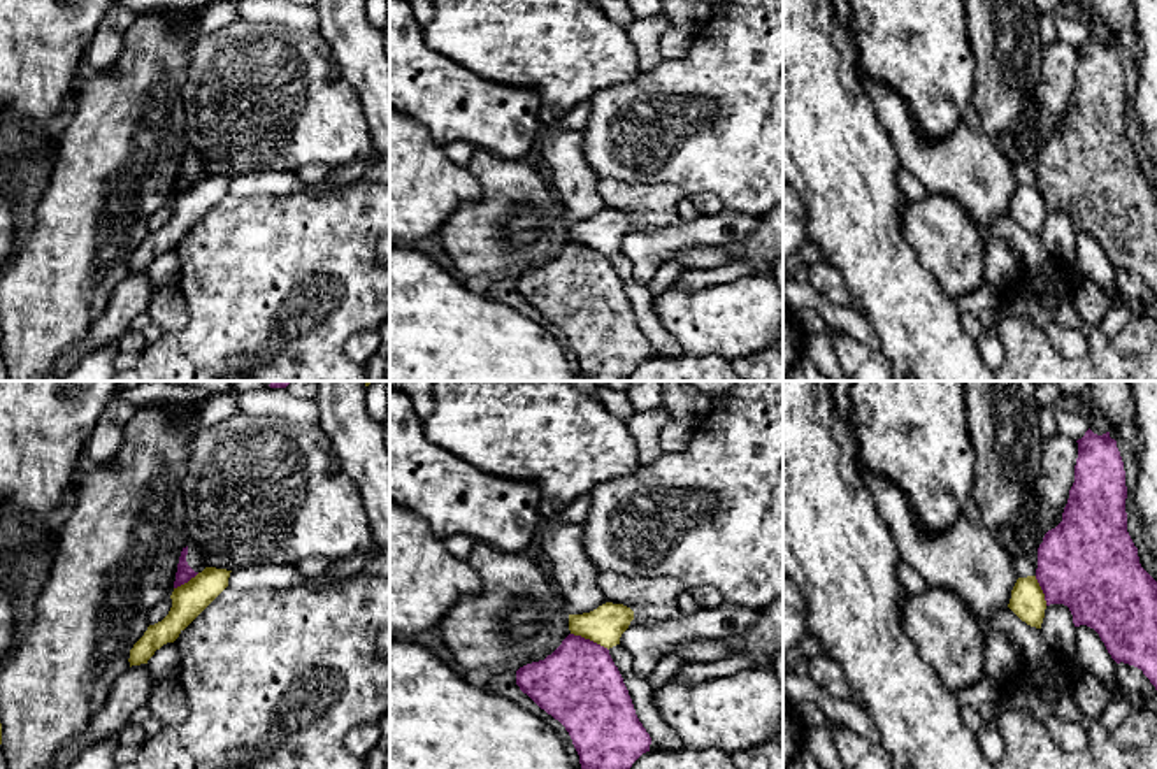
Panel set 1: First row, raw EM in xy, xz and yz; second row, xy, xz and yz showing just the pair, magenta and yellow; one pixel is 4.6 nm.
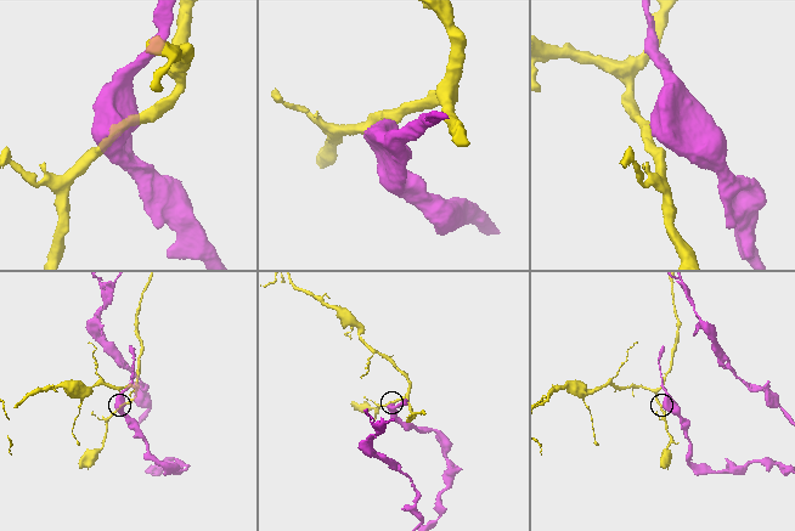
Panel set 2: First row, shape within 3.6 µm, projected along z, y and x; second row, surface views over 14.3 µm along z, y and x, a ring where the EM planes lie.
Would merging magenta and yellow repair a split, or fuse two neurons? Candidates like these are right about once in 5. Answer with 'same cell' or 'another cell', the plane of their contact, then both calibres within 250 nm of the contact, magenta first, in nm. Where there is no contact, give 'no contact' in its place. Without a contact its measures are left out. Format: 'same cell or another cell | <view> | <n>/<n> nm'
another cell | xz | 380/180 nm

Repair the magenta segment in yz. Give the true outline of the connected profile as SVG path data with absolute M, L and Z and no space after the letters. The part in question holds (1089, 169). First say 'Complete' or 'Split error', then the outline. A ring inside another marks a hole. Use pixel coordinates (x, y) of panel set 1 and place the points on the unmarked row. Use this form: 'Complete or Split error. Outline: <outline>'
Complete. Outline: M1089 35L1076 49L1074 90L1062 128L1038 155L1036 186L1046 212L1067 212L1074 234L1094 235L1117 270L1141 276L1157 297L1157 188L1141 174L1127 139L1124 68L1110 39L1097 42Z

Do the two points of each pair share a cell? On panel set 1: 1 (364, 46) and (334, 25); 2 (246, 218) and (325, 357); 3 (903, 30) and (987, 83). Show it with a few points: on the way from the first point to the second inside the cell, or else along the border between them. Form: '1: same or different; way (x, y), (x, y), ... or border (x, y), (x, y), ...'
1: same; way (357, 43), (341, 27)
2: same; way (290, 262), (343, 274), (350, 297), (339, 313)
3: different; border (966, 35), (973, 55), (973, 107), (970, 116)

